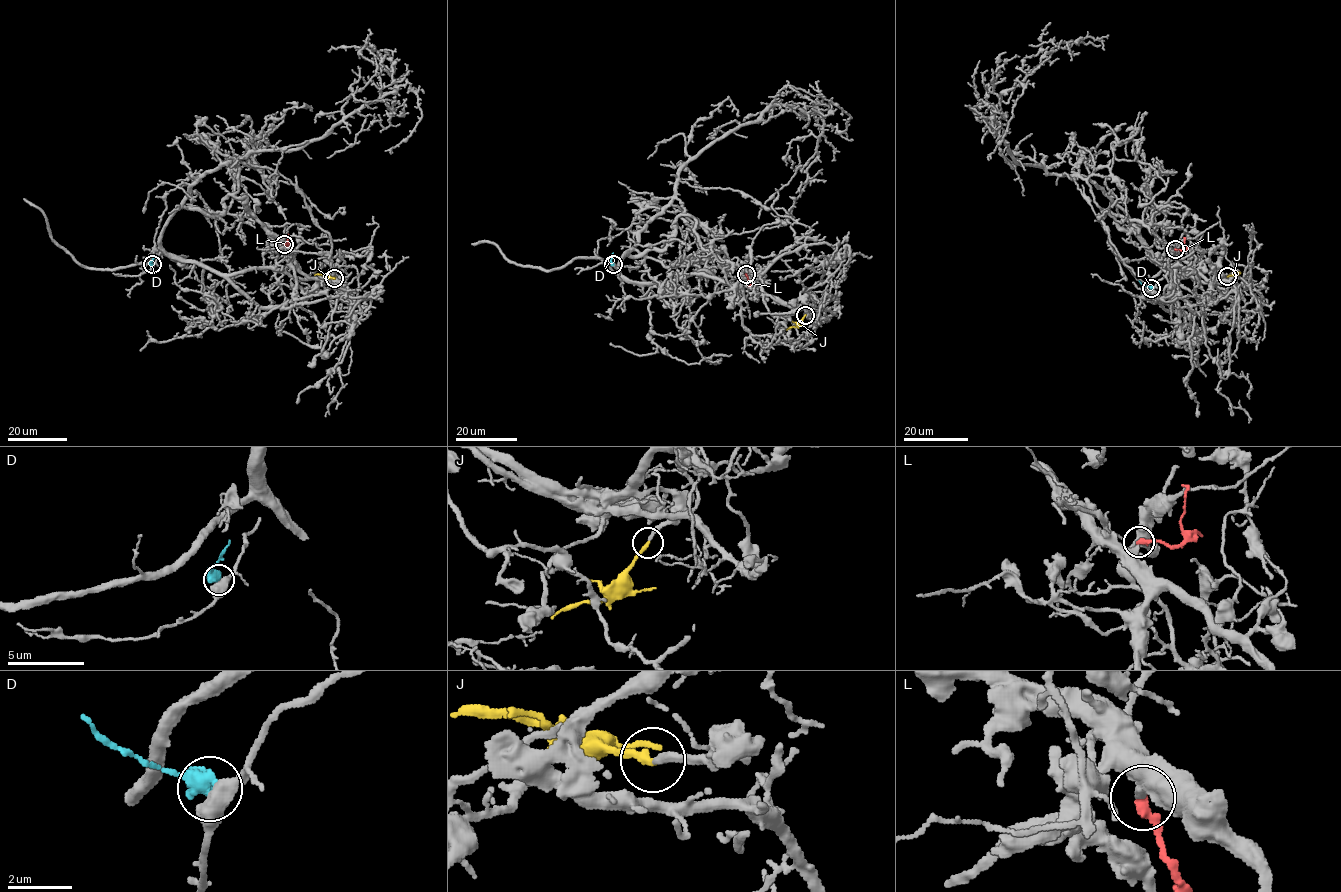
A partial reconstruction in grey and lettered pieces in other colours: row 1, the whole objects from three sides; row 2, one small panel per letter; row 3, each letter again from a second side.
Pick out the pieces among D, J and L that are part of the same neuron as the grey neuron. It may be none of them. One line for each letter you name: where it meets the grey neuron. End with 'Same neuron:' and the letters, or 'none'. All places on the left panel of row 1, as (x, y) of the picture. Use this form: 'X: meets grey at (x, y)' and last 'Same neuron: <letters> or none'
J: meets grey at (334, 278)
Same neuron: J

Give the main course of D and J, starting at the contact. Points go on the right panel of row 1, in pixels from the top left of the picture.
D: (1152, 288), (1139, 281)
J: (1227, 276), (1240, 273)

